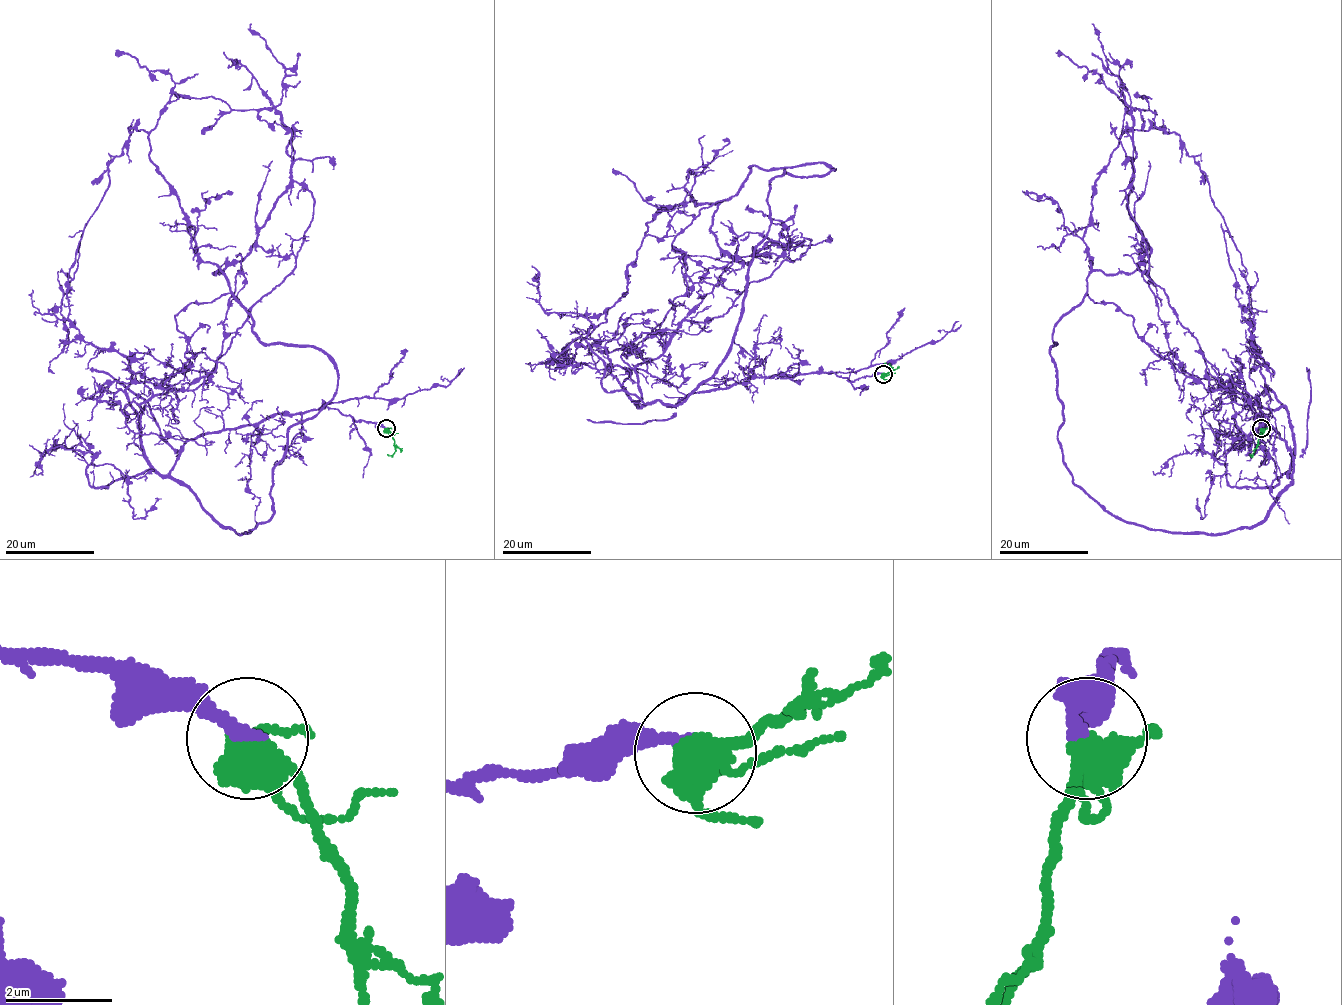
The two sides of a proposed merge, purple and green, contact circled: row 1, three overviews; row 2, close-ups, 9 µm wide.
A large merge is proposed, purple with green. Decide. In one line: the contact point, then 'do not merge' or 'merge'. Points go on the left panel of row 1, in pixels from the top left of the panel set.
(386, 428) | merge

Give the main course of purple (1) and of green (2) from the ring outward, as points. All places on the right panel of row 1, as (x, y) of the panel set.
1: (1261, 429), (1259, 408), (1292, 473), (1207, 176), (1178, 135), (1123, 131), (1125, 105), (1055, 53)
2: (1261, 429), (1257, 448), (1252, 455), (1249, 454)

